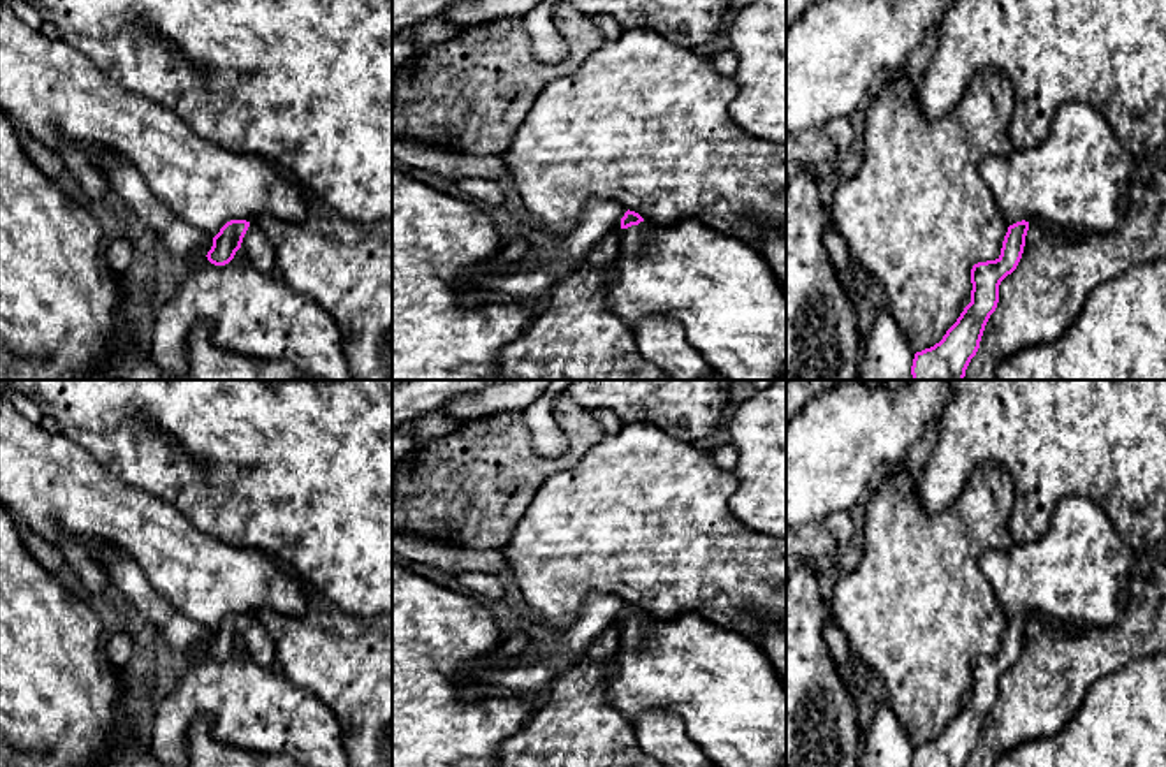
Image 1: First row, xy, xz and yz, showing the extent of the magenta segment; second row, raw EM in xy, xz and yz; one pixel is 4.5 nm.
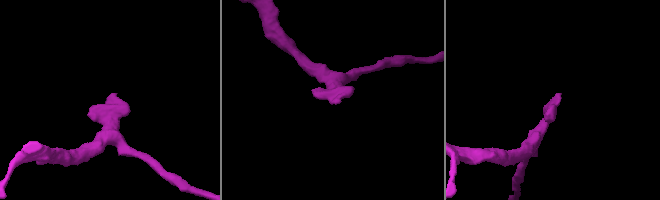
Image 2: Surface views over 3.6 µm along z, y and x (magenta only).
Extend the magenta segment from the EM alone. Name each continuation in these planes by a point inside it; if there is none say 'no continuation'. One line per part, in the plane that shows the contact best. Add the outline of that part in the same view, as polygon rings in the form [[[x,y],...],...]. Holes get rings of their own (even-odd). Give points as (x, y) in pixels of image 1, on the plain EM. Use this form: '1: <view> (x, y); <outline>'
1: xy (255, 637); [[[250,617],[241,642],[244,644],[248,654],[262,667],[274,667],[278,663],[276,647],[264,628],[264,625]]]

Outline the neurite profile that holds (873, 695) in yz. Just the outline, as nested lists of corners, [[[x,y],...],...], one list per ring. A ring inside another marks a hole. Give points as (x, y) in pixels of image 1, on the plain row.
[[[849,649],[851,661],[860,665],[865,672],[865,686],[856,690],[848,686],[848,691],[856,705],[858,725],[862,737],[869,730],[874,714],[878,709],[890,709],[890,700],[883,681],[874,674],[874,670],[855,653]]]

